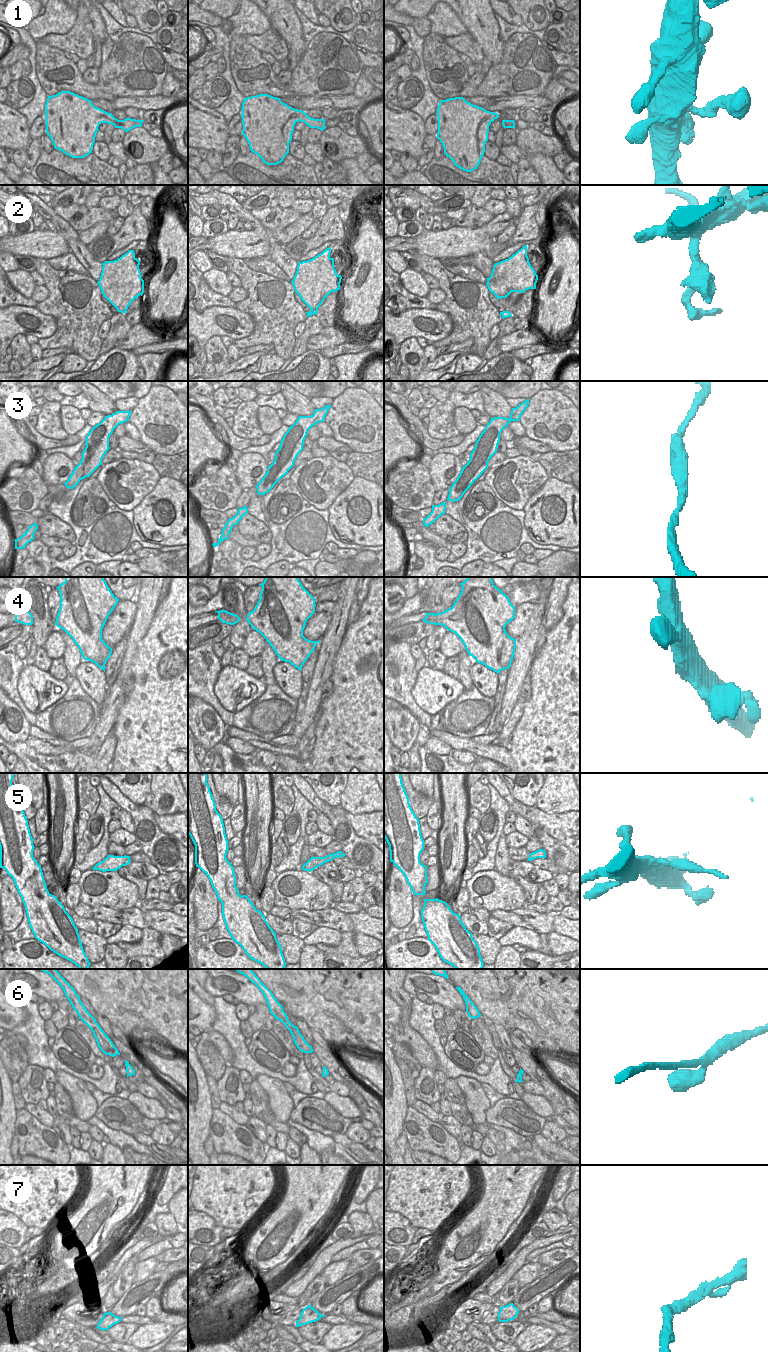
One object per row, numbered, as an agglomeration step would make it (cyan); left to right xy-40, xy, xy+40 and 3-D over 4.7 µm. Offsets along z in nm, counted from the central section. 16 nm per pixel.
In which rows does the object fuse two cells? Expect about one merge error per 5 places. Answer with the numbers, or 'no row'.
no row.

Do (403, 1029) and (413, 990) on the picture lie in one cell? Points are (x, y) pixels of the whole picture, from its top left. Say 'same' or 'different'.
different

